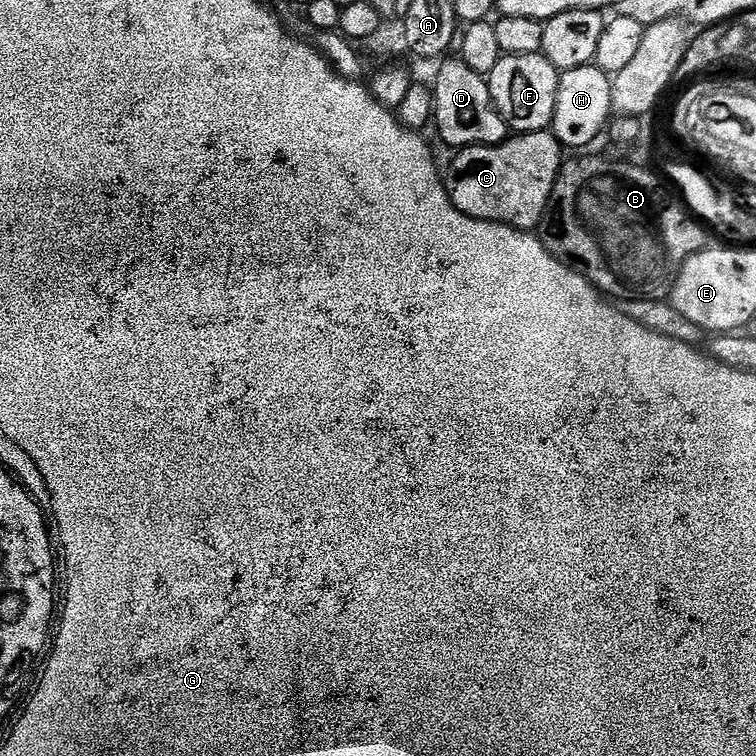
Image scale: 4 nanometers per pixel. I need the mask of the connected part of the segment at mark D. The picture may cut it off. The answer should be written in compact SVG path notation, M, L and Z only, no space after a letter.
M454 56L439 63L439 70L433 89L433 123L441 140L452 150L474 145L501 144L510 134L508 124L493 106L487 79L469 68L465 62Z

